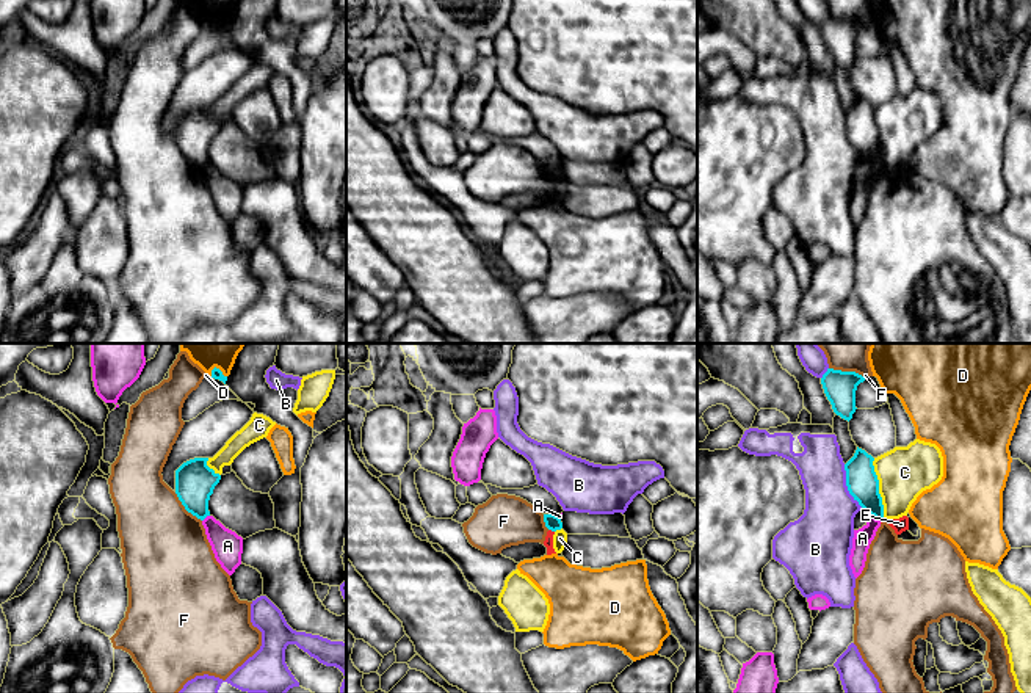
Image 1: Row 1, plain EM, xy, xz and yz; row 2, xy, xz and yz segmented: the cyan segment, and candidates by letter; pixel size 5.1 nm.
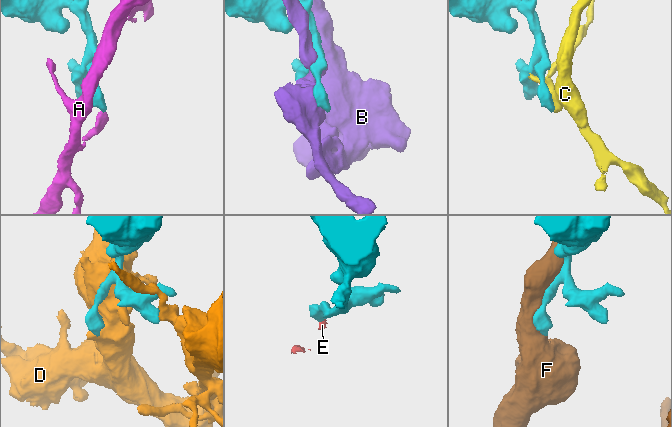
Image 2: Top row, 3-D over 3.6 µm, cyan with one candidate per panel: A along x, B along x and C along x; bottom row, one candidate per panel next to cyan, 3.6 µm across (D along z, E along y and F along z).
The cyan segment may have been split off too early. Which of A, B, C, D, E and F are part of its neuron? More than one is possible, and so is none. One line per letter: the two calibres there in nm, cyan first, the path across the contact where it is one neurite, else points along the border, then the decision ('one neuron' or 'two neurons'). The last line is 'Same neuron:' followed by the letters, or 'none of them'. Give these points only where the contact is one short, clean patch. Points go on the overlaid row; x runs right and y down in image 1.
A: 160 nm thick on the cyan side, 100 nm on the other; two neurons
B: 160 nm thick on the cyan side, 280 nm on the other; two neurons
C: 160 nm thick on the cyan side, 280 nm on the other; two neurons
D: 60 nm thick on the cyan side, 240 nm on the other; two neurons
E: 80 nm thick on the cyan side, 50 nm on the other; two neurons
F: 160 nm thick on the cyan side, 240 nm on the other; two neurons
Same neuron: none of them

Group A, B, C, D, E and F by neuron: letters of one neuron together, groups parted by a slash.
A / B / C / D / E F

